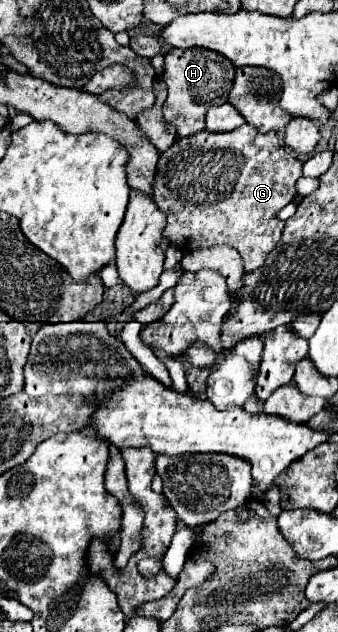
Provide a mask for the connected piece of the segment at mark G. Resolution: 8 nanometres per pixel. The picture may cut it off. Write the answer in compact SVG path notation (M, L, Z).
M244 123L242 127L234 129L234 131L226 131L226 133L212 133L212 131L198 131L196 135L192 137L184 137L184 139L178 139L168 151L160 153L160 161L158 161L158 171L156 171L156 183L154 183L154 203L160 211L166 213L166 227L164 227L164 235L178 245L178 249L182 251L194 251L194 249L204 249L204 247L212 247L212 245L230 245L234 247L240 257L244 259L244 269L246 271L254 271L258 267L264 265L266 261L266 255L276 247L276 243L280 241L280 235L282 235L282 229L284 229L284 223L276 219L276 213L288 205L294 195L296 195L296 181L302 177L302 161L296 159L290 151L286 151L286 147L280 143L278 135L274 131L270 133L258 133L250 123Z

